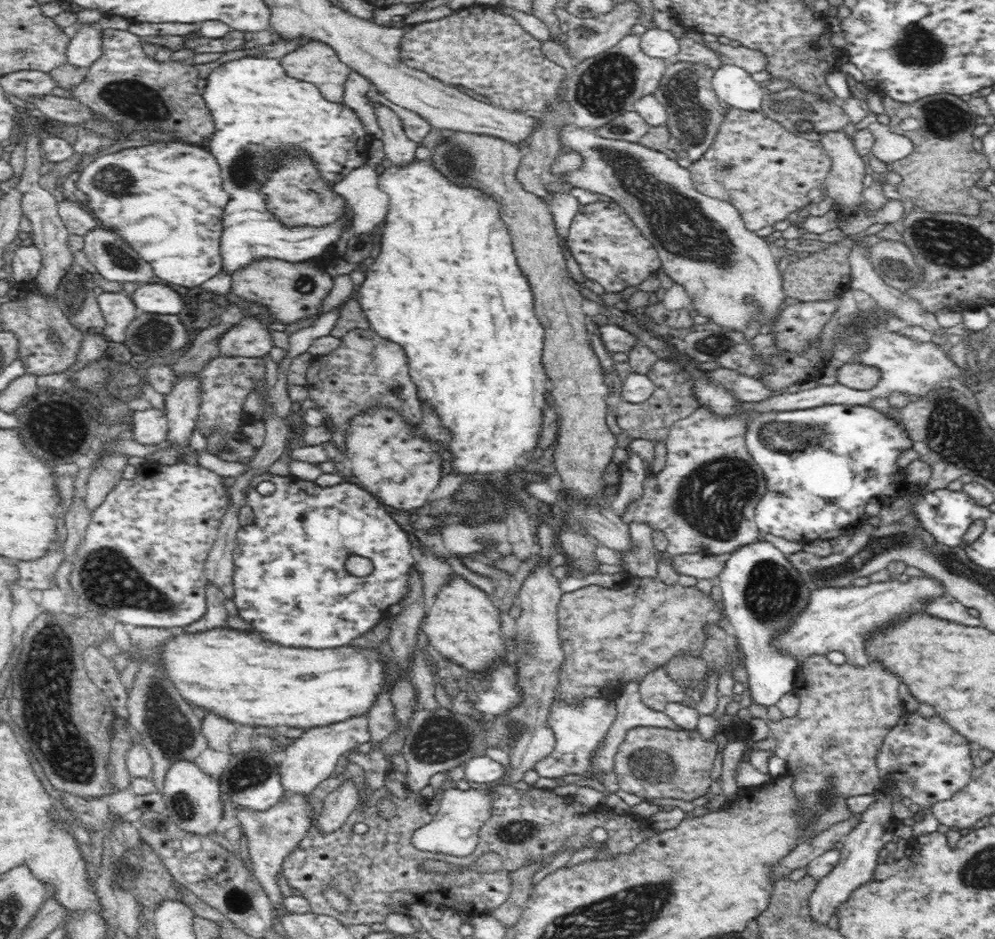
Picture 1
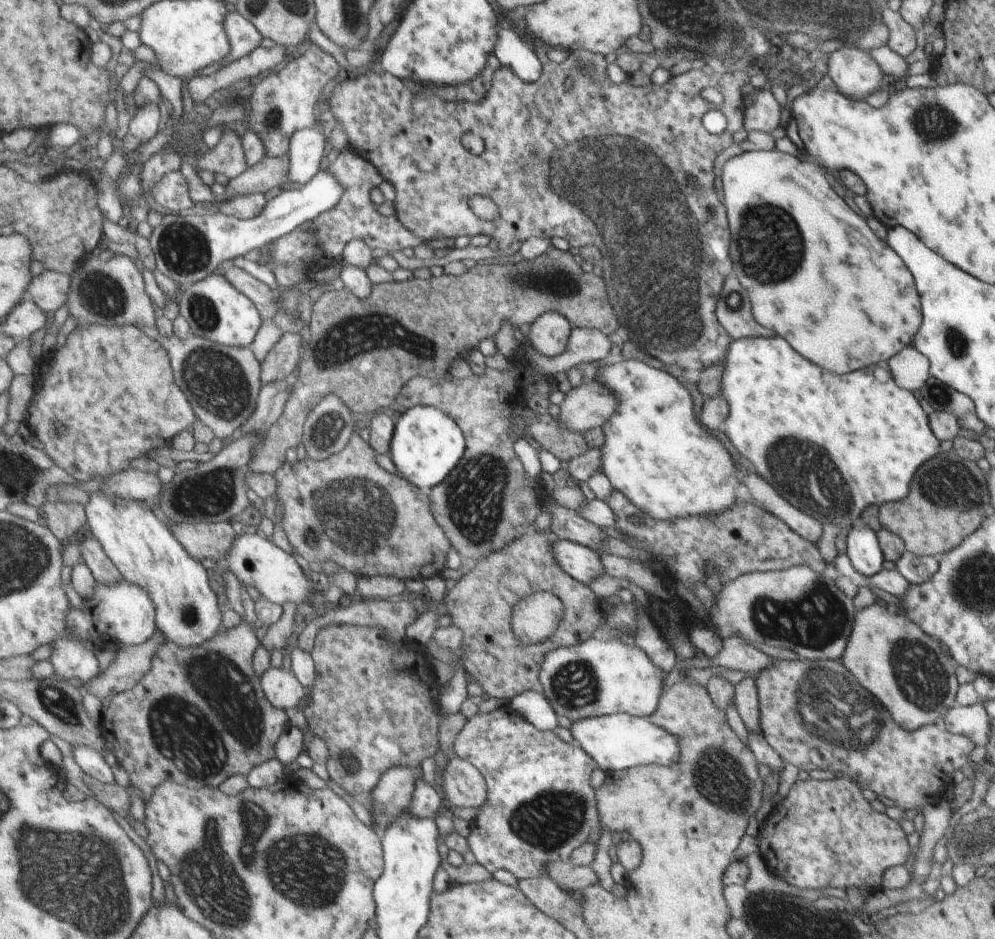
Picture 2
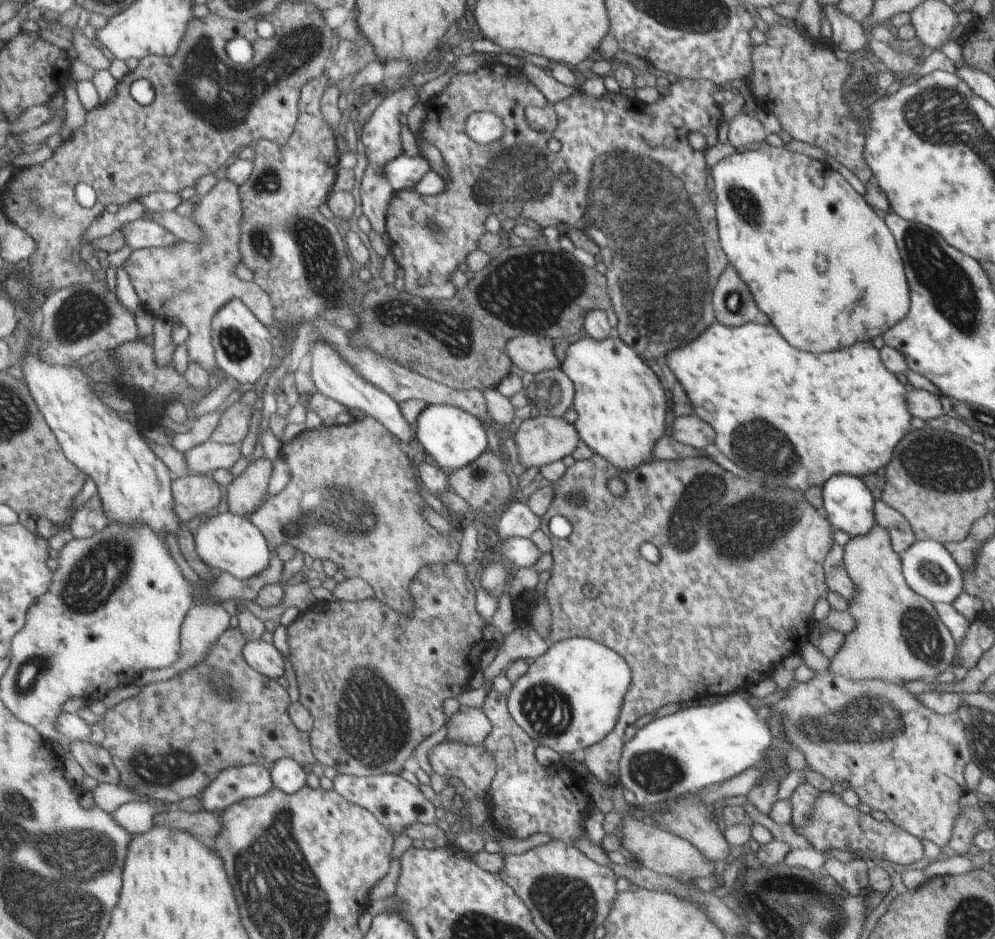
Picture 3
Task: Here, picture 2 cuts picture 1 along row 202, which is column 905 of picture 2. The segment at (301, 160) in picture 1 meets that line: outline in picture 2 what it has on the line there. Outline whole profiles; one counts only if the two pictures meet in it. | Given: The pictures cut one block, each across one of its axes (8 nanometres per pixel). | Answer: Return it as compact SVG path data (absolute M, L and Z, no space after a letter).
M777 150L745 151L724 162L720 177L726 212L729 214L729 222L733 222L733 262L737 262L737 270L733 270L733 272L737 278L741 278L741 282L745 282L745 290L749 290L752 317L756 319L757 323L761 322L763 328L771 330L775 336L785 338L785 342L789 342L789 346L793 346L793 350L797 350L797 354L801 354L801 358L821 364L821 368L827 368L829 372L845 374L845 372L875 364L879 360L887 360L887 358L893 357L893 354L896 355L903 350L911 342L913 334L917 332L921 314L919 314L919 300L917 300L917 292L915 292L909 270L903 266L903 262L897 258L897 254L893 256L893 250L867 228L865 222L861 228L861 216L855 214L833 192L825 173L825 170L818 164L809 160L799 162L797 157L785 156L785 153Z

